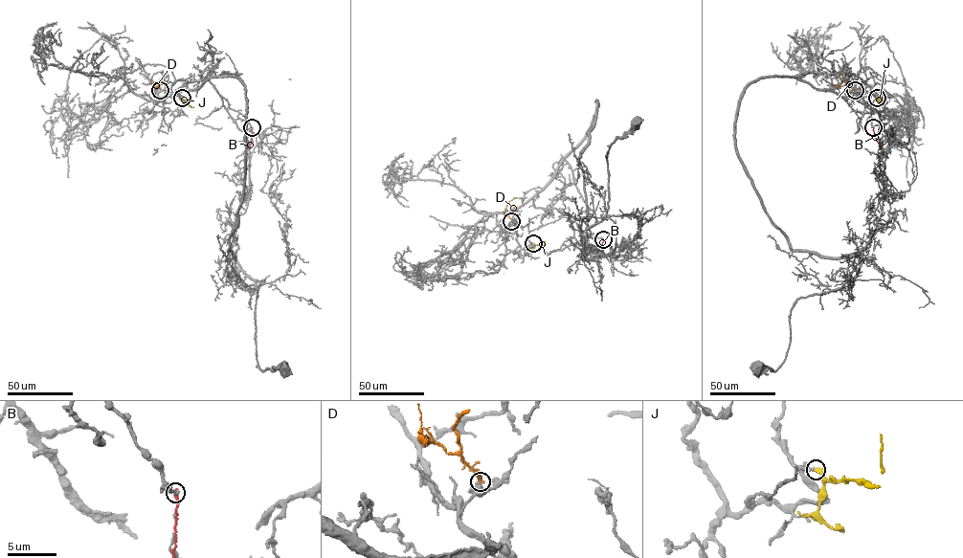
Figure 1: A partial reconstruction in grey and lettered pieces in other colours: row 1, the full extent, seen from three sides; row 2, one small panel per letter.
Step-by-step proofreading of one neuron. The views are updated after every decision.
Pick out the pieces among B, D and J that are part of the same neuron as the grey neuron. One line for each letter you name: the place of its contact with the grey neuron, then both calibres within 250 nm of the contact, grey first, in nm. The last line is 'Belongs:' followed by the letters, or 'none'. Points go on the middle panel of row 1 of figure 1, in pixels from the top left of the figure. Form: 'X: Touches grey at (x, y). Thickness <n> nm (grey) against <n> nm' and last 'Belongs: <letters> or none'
J: Touches grey at (533, 243). Thickness 240 nm (grey) against 420 nm
Belongs: J

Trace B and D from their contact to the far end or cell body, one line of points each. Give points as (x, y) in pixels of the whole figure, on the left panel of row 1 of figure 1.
B: (252, 127), (250, 149)
D: (160, 90), (152, 83), (164, 84)

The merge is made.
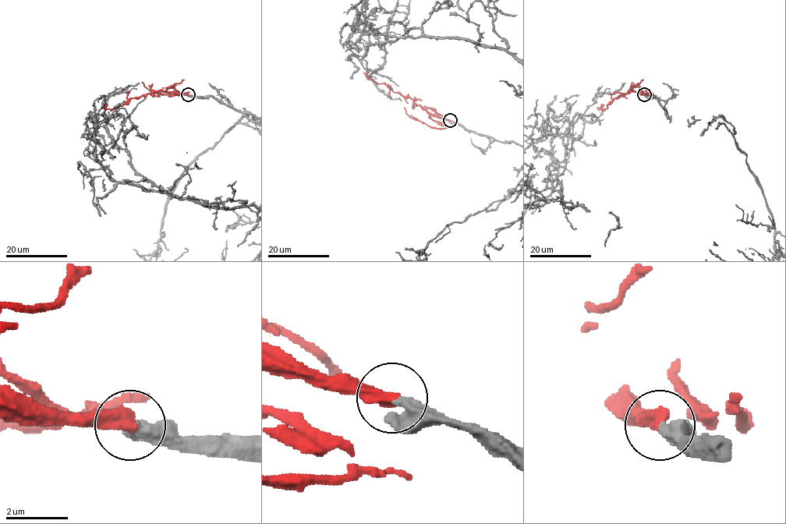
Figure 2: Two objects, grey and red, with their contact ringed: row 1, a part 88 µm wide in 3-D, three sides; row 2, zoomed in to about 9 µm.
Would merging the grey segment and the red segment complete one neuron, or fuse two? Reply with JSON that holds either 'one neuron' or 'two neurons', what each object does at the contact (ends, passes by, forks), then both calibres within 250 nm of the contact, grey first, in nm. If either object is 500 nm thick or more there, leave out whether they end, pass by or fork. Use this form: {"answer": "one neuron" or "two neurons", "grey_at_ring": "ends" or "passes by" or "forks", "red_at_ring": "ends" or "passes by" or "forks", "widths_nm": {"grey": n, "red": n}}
{"answer": "one neuron", "widths_nm": {"grey": 400, "red": 500}}

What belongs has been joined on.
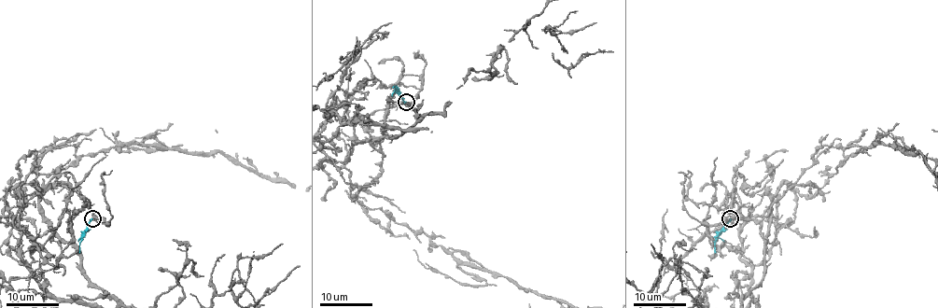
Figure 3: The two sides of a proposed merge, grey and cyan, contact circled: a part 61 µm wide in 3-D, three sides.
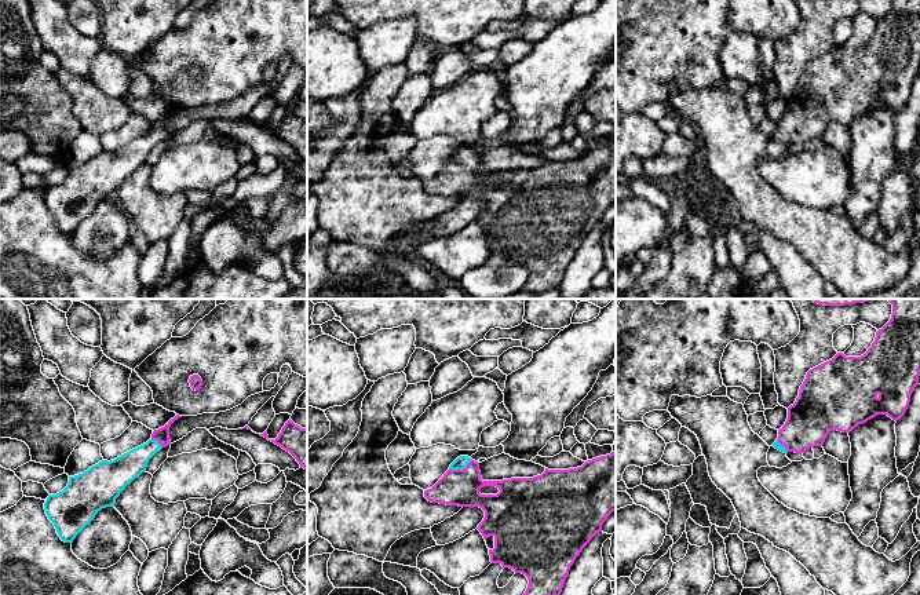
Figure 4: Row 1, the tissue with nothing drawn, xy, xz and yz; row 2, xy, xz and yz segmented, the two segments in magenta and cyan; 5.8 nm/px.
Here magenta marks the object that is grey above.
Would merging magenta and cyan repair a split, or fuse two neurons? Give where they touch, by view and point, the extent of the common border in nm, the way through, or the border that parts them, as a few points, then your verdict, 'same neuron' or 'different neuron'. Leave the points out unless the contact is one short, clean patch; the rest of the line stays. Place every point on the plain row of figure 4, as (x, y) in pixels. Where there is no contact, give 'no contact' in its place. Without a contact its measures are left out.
xz (460, 161) | 150 nm | across xz (460, 179), (460, 161), (460, 154) | same neuron

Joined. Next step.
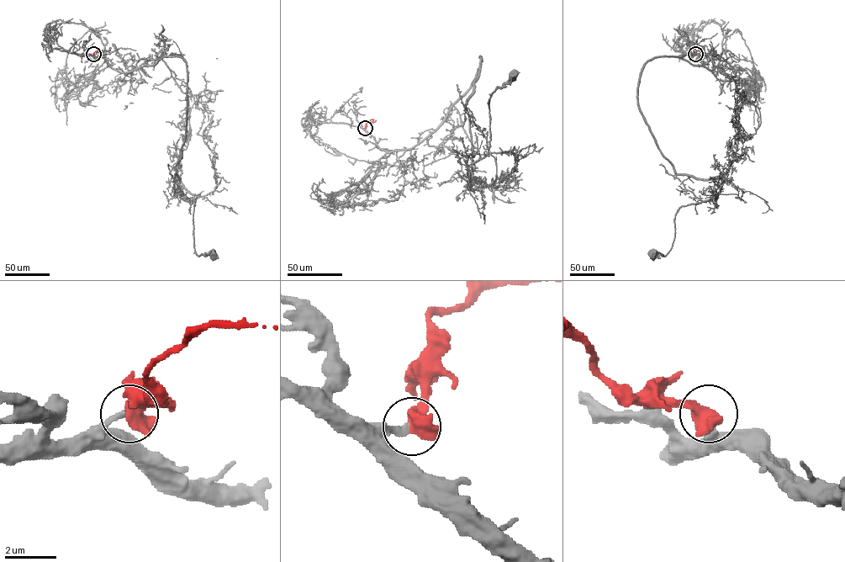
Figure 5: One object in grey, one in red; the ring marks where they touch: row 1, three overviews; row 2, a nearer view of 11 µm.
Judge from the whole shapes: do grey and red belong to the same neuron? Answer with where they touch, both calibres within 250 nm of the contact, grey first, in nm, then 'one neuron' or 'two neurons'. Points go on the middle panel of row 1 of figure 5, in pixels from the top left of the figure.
place (365, 128); calibres 260 and 700 nm; one neuron

